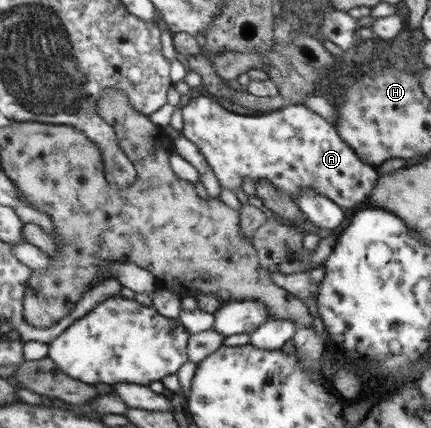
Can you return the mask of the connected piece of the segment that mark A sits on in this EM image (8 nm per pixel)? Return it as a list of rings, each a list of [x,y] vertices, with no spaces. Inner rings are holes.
[[[199,94],[180,111],[184,122],[180,130],[181,136],[196,144],[219,179],[220,186],[229,188],[233,193],[236,193],[243,184],[243,178],[249,178],[253,182],[268,180],[275,188],[287,193],[293,199],[312,188],[339,206],[355,208],[357,202],[367,200],[367,196],[377,185],[378,177],[381,176],[374,165],[365,164],[355,154],[355,151],[339,136],[337,127],[302,104],[286,103],[275,111],[239,114],[235,113],[235,109],[227,110],[227,106],[223,106],[223,99]]]

